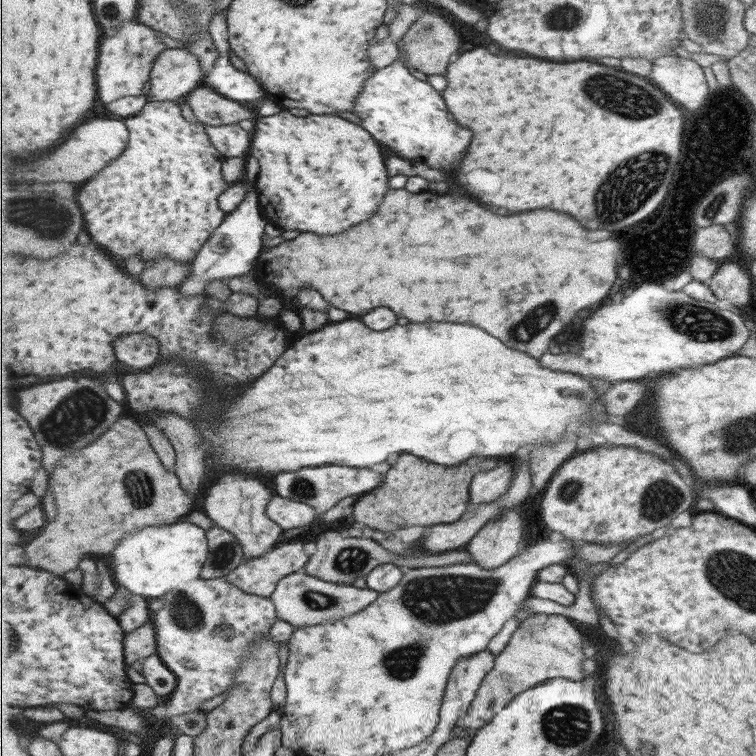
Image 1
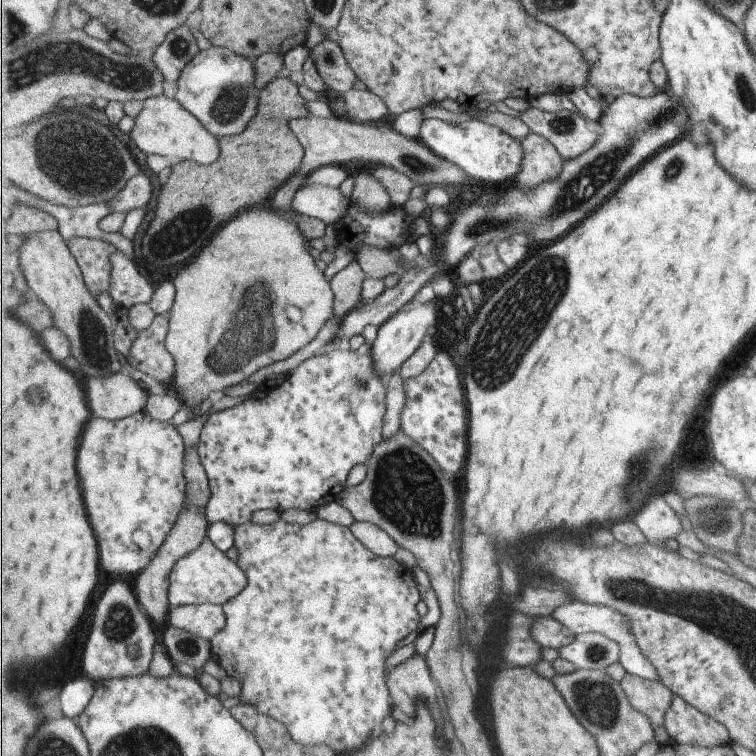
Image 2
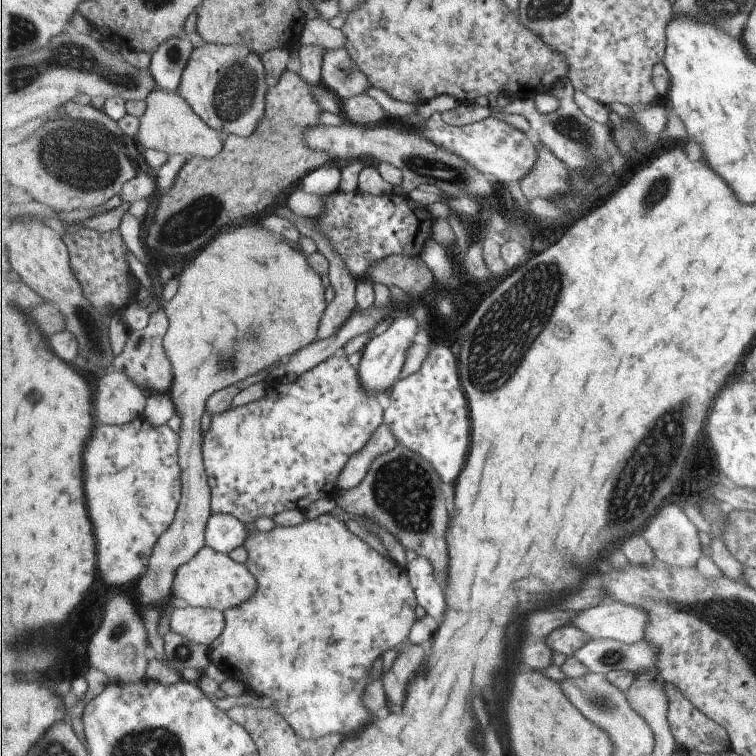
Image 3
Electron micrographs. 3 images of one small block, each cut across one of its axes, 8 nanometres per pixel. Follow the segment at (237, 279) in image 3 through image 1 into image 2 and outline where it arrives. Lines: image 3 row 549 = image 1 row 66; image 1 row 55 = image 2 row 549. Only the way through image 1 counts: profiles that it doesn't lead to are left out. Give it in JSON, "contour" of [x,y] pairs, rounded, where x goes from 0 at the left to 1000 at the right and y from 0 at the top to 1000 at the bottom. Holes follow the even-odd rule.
{"contour":[[[247,590],[245,603],[242,603],[242,622],[247,632],[247,657],[241,677],[231,698],[226,701],[218,720],[210,725],[210,731],[200,746],[181,762],[179,770],[179,784],[183,787],[183,795],[188,806],[197,813],[198,820],[208,825],[216,825],[222,820],[226,807],[225,802],[225,772],[226,757],[241,738],[255,733],[263,728],[263,722],[274,714],[278,688],[274,684],[274,668],[279,664],[278,634],[274,630],[272,618],[269,616],[262,593]]]}

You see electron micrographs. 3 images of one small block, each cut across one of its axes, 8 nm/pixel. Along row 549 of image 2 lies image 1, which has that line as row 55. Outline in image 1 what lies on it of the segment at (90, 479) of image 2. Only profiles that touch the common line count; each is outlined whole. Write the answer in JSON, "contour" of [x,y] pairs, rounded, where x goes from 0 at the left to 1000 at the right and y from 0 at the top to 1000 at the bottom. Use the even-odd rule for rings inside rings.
{"contour":[[[171,25],[144,42],[149,45],[139,45],[134,70],[131,70],[131,130],[142,138],[168,127],[187,127],[192,119],[192,111],[200,106],[205,79],[221,65],[221,58],[213,53],[209,40],[181,26]]]}

